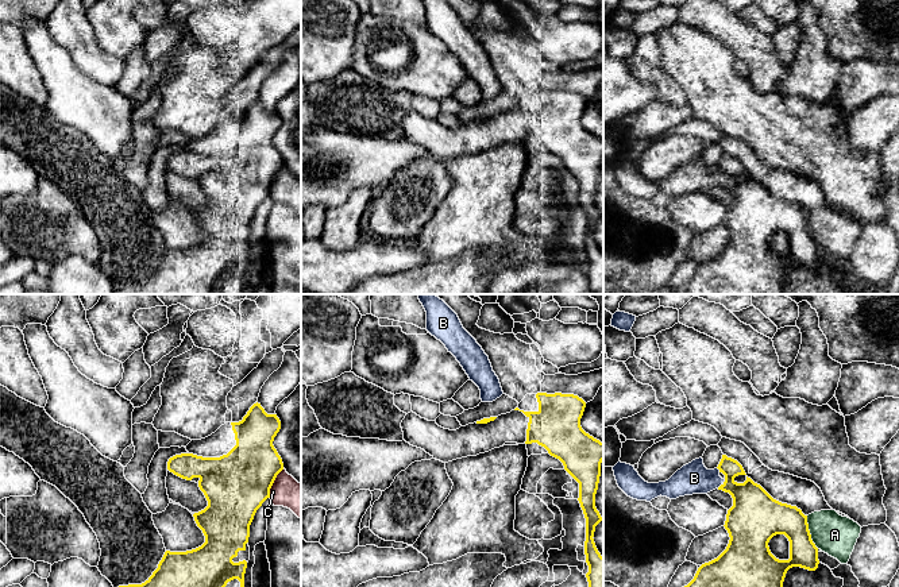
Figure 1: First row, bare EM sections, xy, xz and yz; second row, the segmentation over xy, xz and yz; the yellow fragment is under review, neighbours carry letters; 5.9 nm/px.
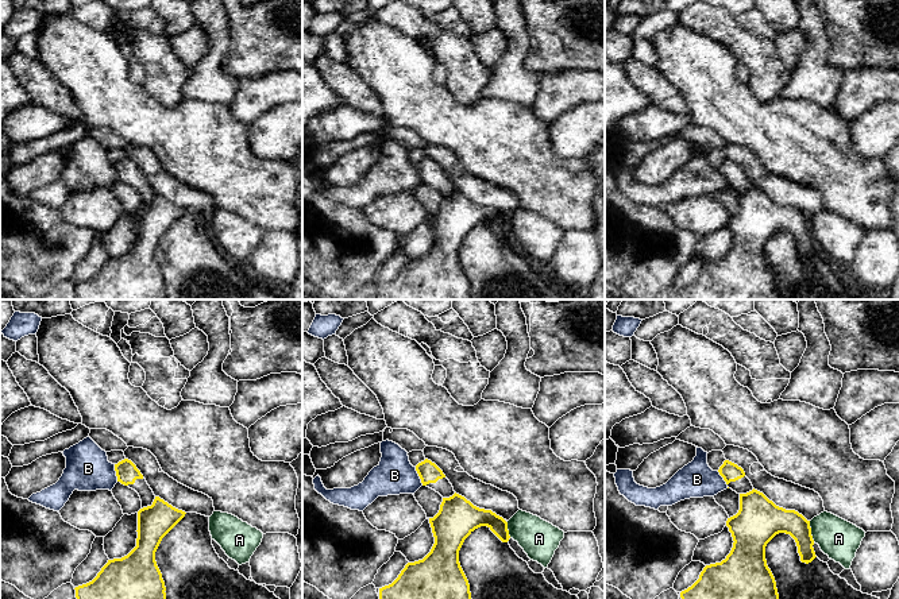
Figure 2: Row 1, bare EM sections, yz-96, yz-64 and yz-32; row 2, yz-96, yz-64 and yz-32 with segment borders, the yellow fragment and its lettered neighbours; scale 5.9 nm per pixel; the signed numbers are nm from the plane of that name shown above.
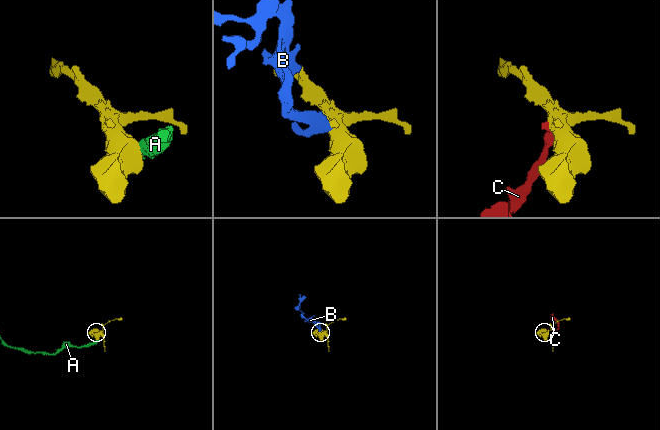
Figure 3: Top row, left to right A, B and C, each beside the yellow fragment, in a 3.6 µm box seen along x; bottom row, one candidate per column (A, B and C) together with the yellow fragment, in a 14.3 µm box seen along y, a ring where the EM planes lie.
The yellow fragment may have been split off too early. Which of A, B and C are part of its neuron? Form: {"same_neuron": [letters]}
{"same_neuron": ["B"]}

